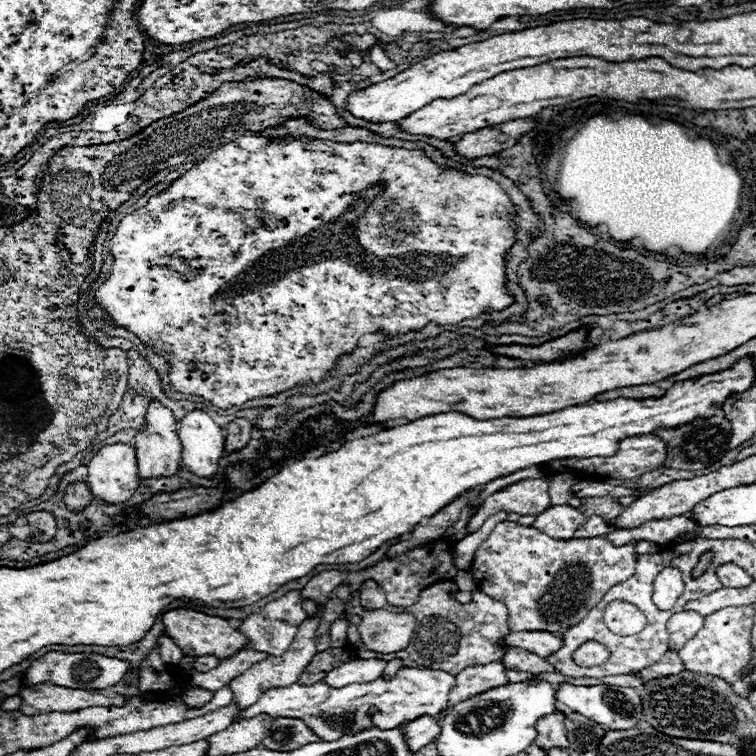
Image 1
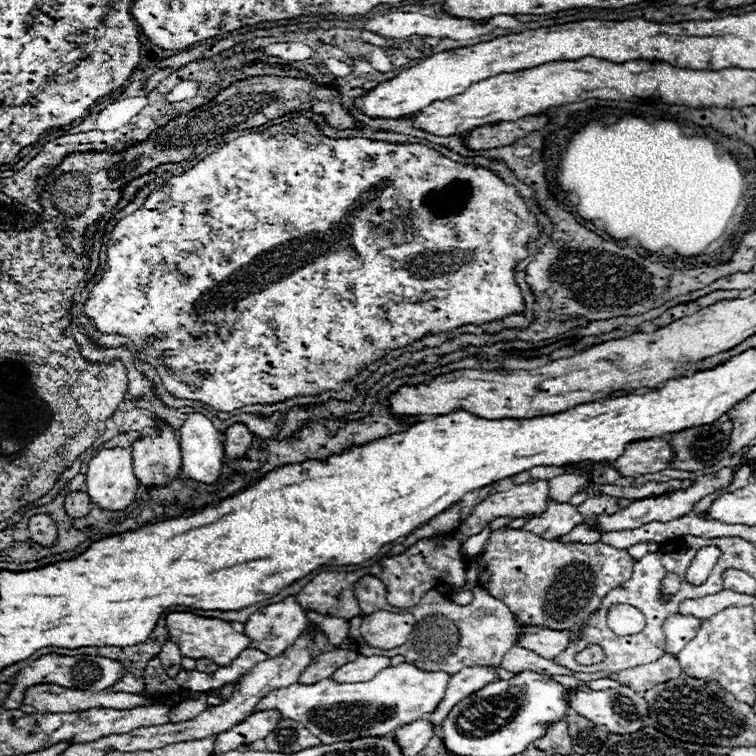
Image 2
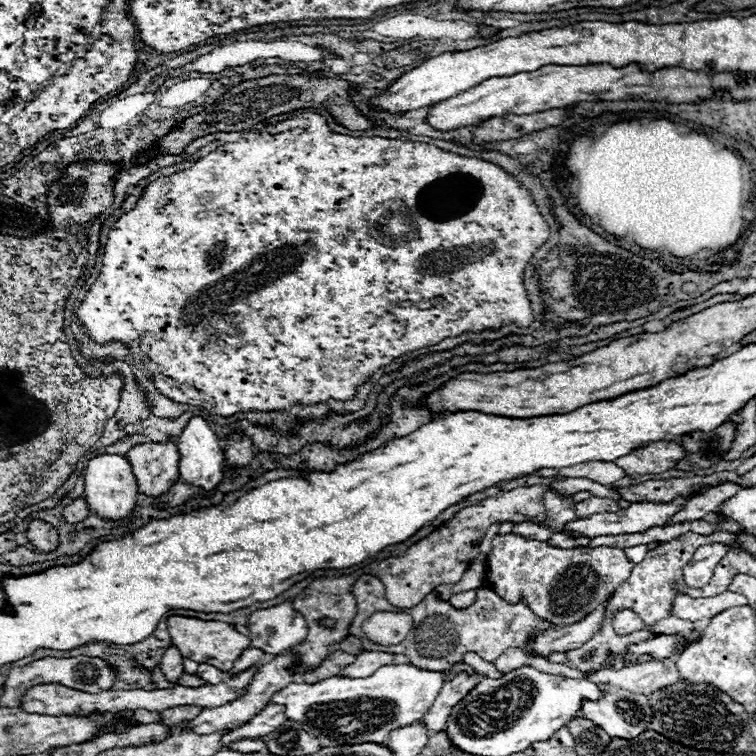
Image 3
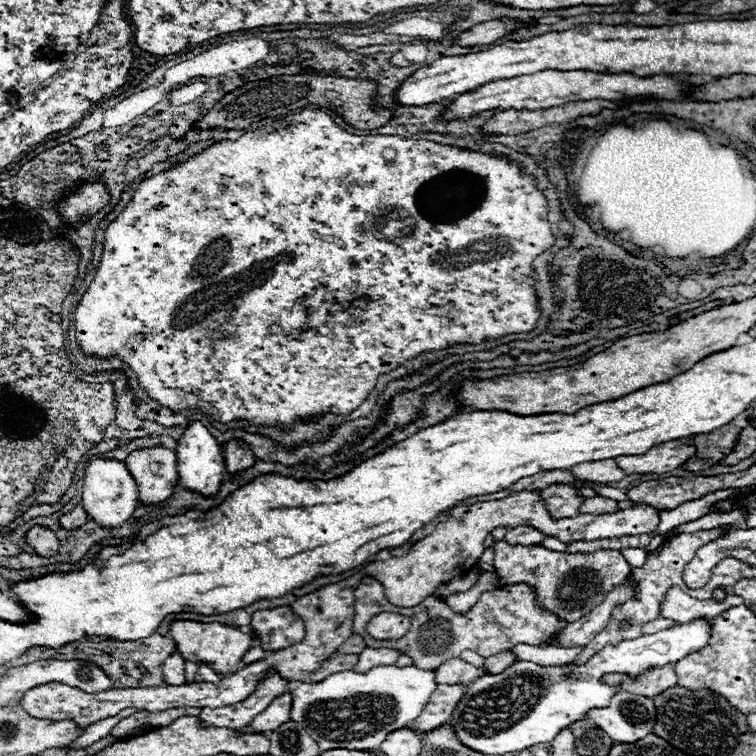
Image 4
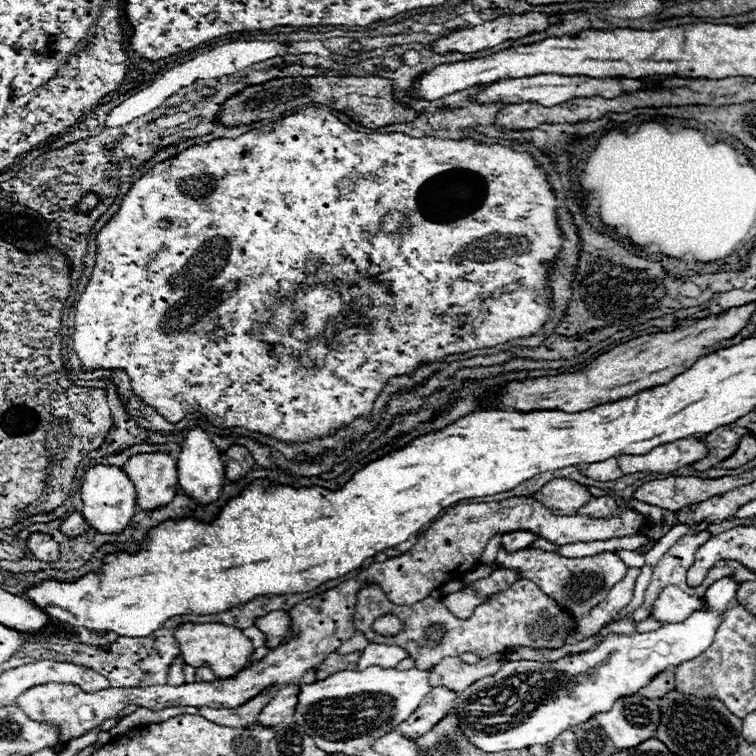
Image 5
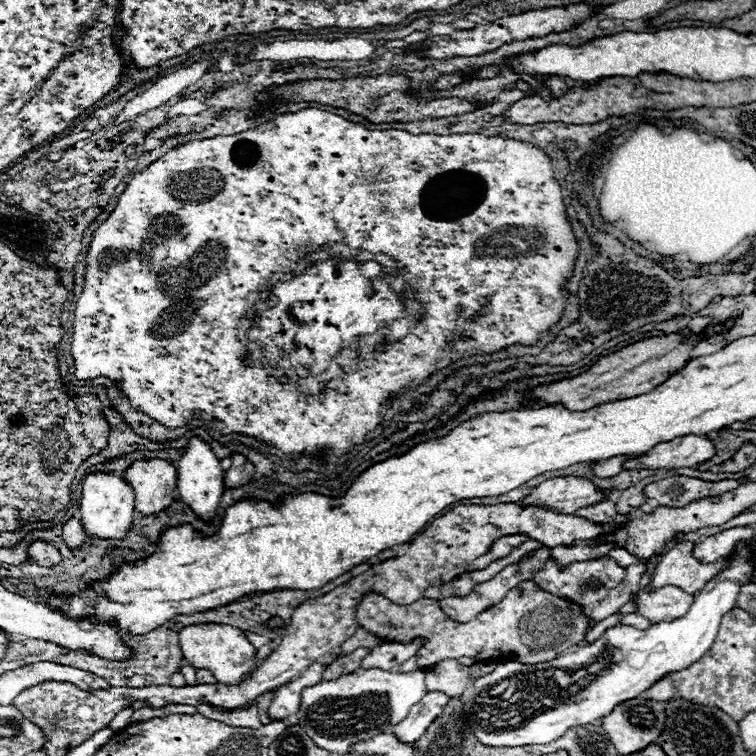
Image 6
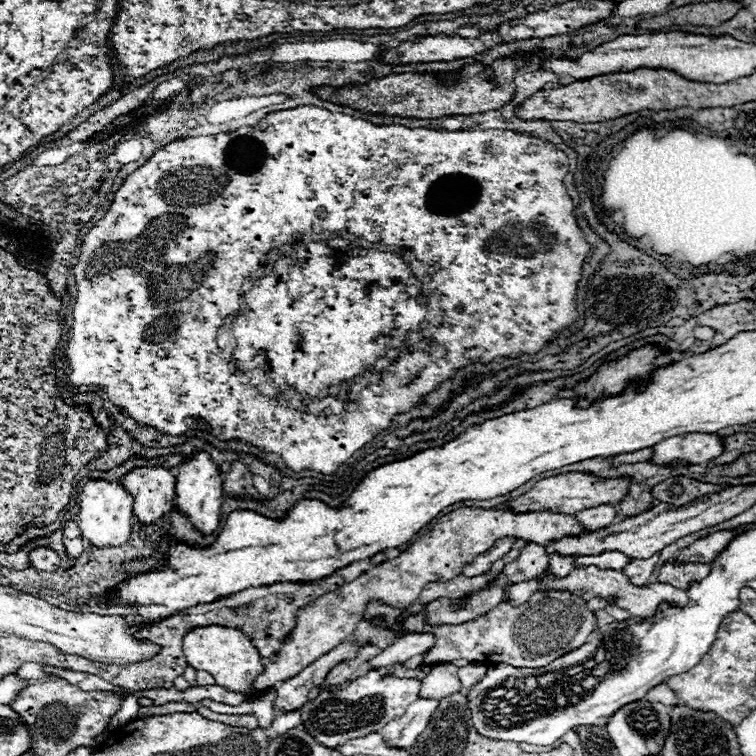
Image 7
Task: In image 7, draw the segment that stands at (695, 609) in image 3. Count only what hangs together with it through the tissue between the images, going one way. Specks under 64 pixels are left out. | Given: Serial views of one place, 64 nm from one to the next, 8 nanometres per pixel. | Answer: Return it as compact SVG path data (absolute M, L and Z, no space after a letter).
M586 566L586 568L582 568L582 570L572 570L566 578L562 578L562 580L556 580L554 576L548 576L546 580L544 580L544 584L546 584L546 588L550 588L550 590L564 590L564 588L568 588L568 590L572 590L572 592L576 592L576 590L582 590L582 596L588 600L588 598L592 598L592 596L600 596L600 598L614 598L620 606L622 606L622 610L626 610L628 614L632 614L632 616L640 616L640 618L644 618L644 616L650 616L652 612L654 612L654 608L656 608L656 604L658 602L662 602L662 600L672 600L674 604L686 604L686 592L684 590L680 590L680 588L674 588L674 586L670 586L670 584L664 584L664 582L654 582L654 584L646 584L646 586L636 586L636 584L632 584L620 570L598 570L596 566Z

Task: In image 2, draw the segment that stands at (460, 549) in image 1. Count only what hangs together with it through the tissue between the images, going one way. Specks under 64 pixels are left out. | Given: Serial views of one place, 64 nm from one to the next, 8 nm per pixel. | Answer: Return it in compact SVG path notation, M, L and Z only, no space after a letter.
M487 525L480 534L471 536L464 542L462 545L462 553L466 560L471 560L476 557L476 554L482 550L488 540L490 533L490 525Z

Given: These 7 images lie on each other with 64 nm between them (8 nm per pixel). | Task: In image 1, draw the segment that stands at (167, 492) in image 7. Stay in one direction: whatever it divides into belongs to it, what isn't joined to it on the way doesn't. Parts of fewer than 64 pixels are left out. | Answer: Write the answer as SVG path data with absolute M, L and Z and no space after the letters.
M152 402L146 410L146 422L148 426L134 438L134 450L136 450L136 462L138 462L138 476L140 478L160 478L160 476L174 476L180 468L182 460L182 444L176 434L176 420L158 402Z

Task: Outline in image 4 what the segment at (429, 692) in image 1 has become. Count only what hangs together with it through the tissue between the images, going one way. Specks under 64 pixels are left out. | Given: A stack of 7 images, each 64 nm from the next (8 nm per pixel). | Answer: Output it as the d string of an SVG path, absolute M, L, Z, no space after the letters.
M376 666L364 674L344 670L330 674L322 682L292 682L292 712L290 720L304 726L304 730L318 742L320 750L348 748L348 750L370 750L378 752L384 736L420 716L428 696L436 688L434 672L420 670L416 666Z

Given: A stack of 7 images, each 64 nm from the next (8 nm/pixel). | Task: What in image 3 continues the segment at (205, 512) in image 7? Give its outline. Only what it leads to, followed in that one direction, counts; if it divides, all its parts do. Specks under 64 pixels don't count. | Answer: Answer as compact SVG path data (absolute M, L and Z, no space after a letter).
M200 416L192 418L186 428L180 434L180 440L176 440L180 462L178 462L178 472L180 480L204 490L214 490L224 476L224 452L222 452L222 440L210 430L208 422L202 420Z

